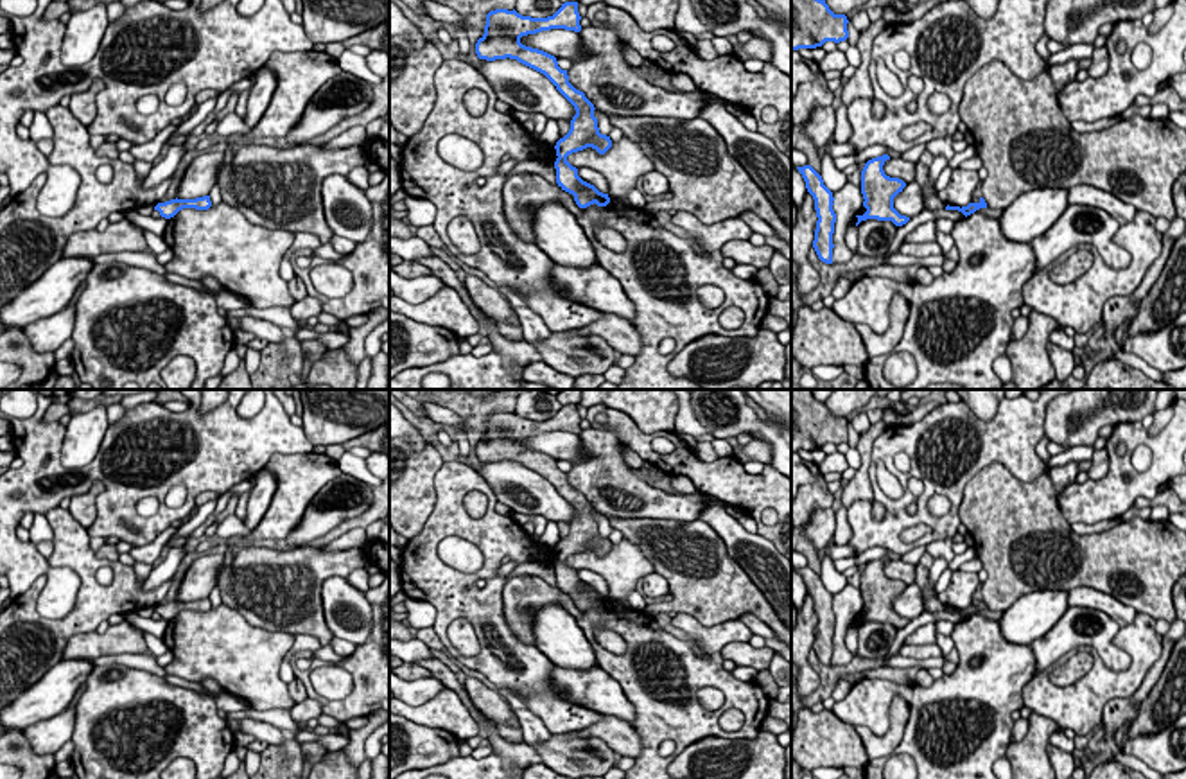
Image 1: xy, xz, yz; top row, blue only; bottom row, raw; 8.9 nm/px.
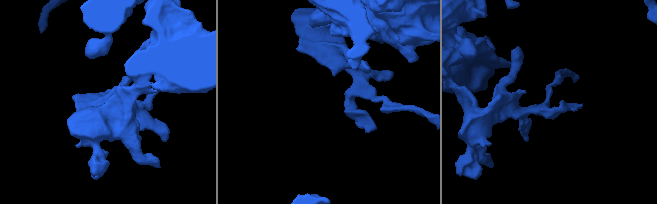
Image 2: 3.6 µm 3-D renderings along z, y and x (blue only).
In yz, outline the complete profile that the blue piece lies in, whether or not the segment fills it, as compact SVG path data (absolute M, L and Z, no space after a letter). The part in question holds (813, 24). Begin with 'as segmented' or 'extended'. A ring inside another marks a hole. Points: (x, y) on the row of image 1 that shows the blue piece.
as segmented; M791 0L791 50L845 41L847 23L847 16L834 14L825 0Z

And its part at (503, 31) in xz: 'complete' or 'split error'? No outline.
complete

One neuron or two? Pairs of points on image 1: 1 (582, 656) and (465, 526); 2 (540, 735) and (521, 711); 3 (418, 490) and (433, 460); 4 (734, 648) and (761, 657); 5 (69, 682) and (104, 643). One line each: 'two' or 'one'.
1: two
2: one
3: one
4: one
5: two

